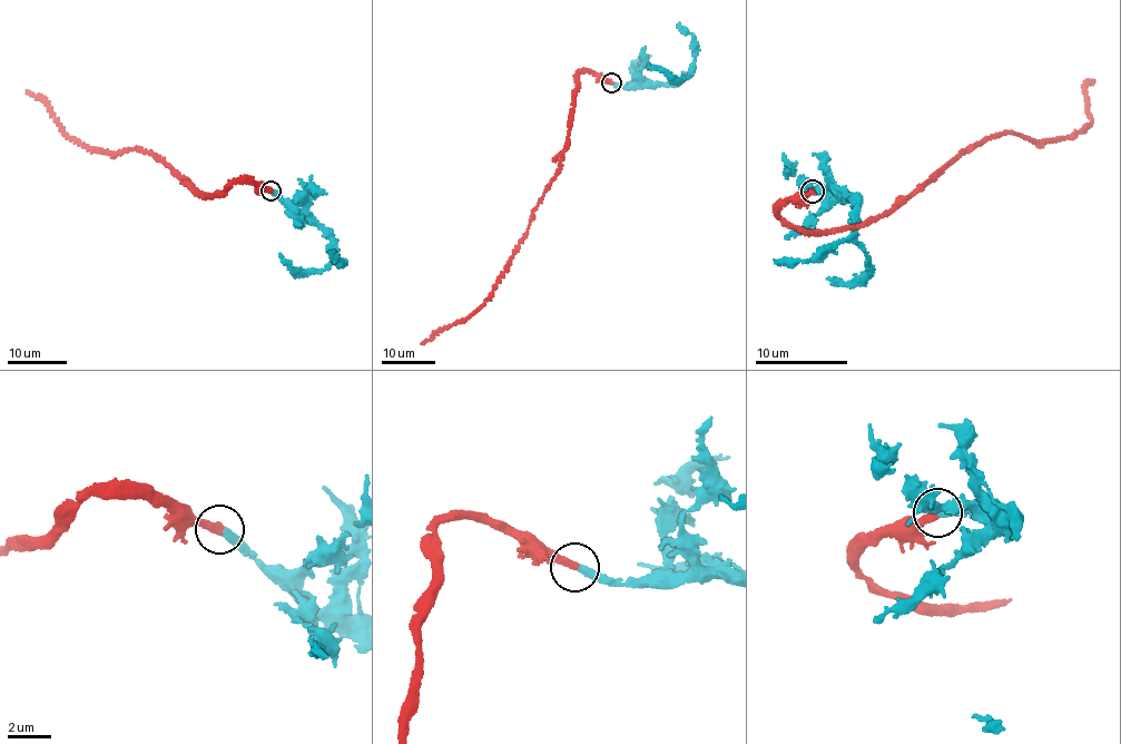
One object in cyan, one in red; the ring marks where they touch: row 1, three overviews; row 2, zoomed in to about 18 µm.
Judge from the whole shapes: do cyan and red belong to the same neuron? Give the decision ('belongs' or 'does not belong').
belongs

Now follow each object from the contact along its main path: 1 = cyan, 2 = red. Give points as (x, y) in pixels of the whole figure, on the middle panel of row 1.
1: (612, 82), (630, 88), (655, 87), (681, 80), (691, 70), (688, 77), (677, 79), (647, 67)
2: (612, 82), (591, 72), (578, 74), (558, 174), (493, 295), (466, 319), (421, 343)

